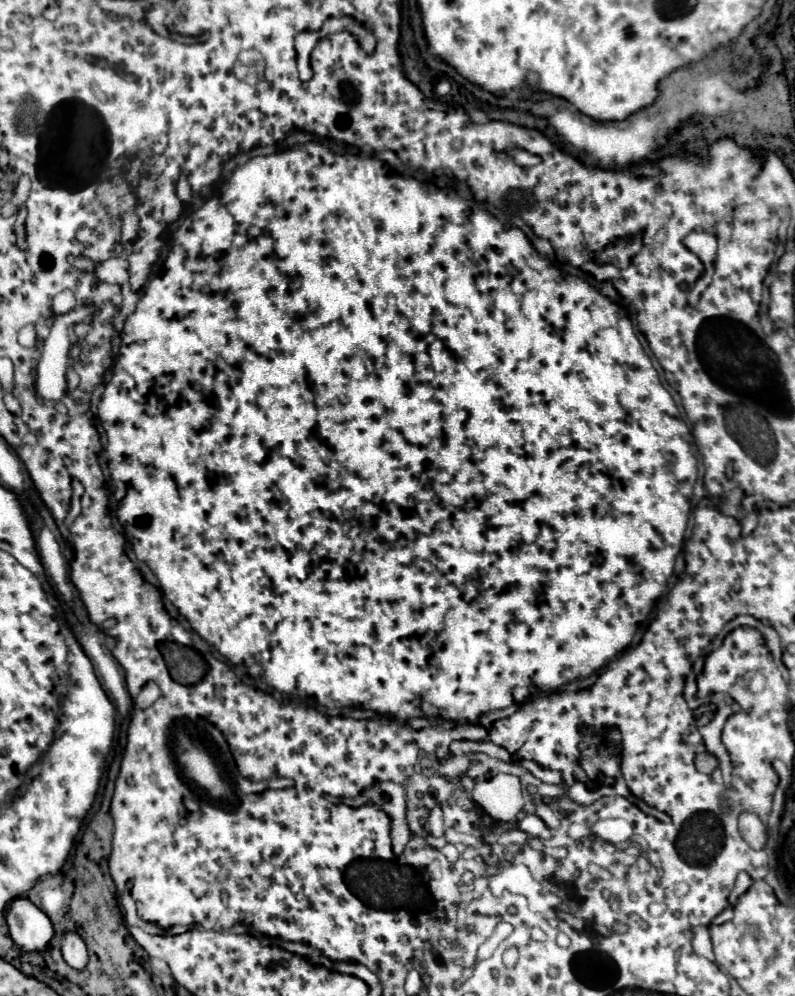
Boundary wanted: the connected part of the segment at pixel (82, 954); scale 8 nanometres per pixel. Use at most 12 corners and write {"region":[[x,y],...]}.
{"region":[[66,932],[60,944],[64,960],[82,970],[88,962],[78,932]]}

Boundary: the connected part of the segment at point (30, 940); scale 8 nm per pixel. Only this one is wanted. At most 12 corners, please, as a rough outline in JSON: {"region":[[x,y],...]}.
{"region":[[28,898],[8,906],[12,940],[40,952],[54,936],[50,918]]}

